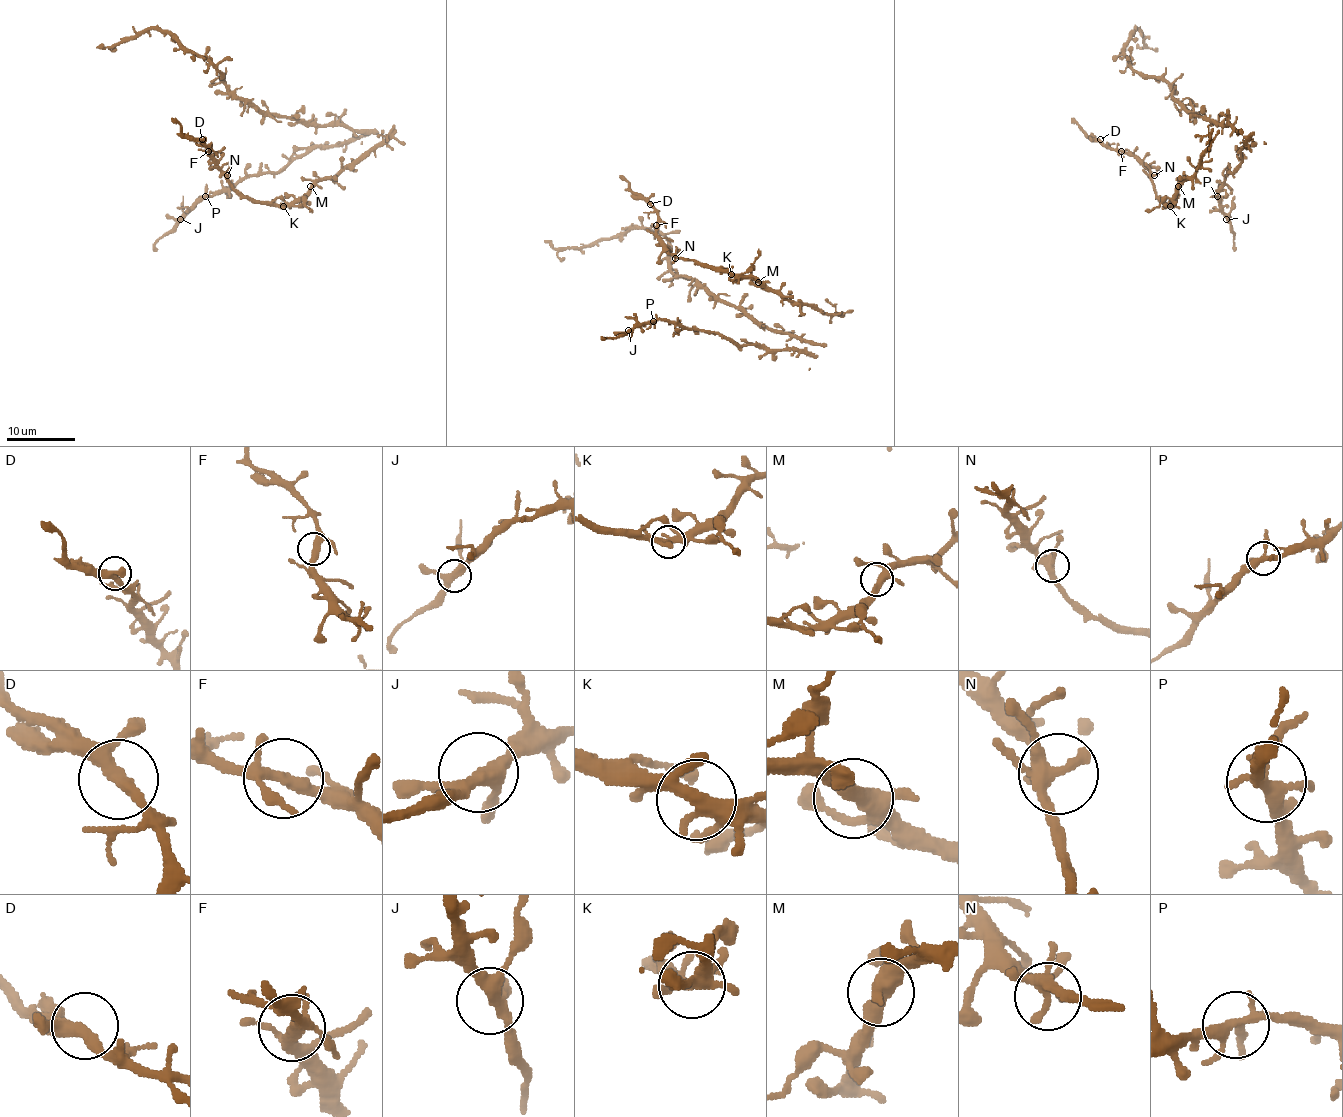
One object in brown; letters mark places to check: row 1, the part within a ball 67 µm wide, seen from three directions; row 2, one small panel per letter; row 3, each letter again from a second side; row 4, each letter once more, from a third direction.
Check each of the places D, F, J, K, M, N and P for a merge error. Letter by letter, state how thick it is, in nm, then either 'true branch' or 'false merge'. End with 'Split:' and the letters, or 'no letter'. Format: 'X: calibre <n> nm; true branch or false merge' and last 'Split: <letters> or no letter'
D: calibre 280 nm; true branch
F: calibre 280 nm; true branch
J: calibre 360 nm; true branch
K: calibre 320 nm; true branch
M: calibre 400 nm; true branch
N: calibre 340 nm; true branch
P: calibre 280 nm; true branch
Split: no letter

